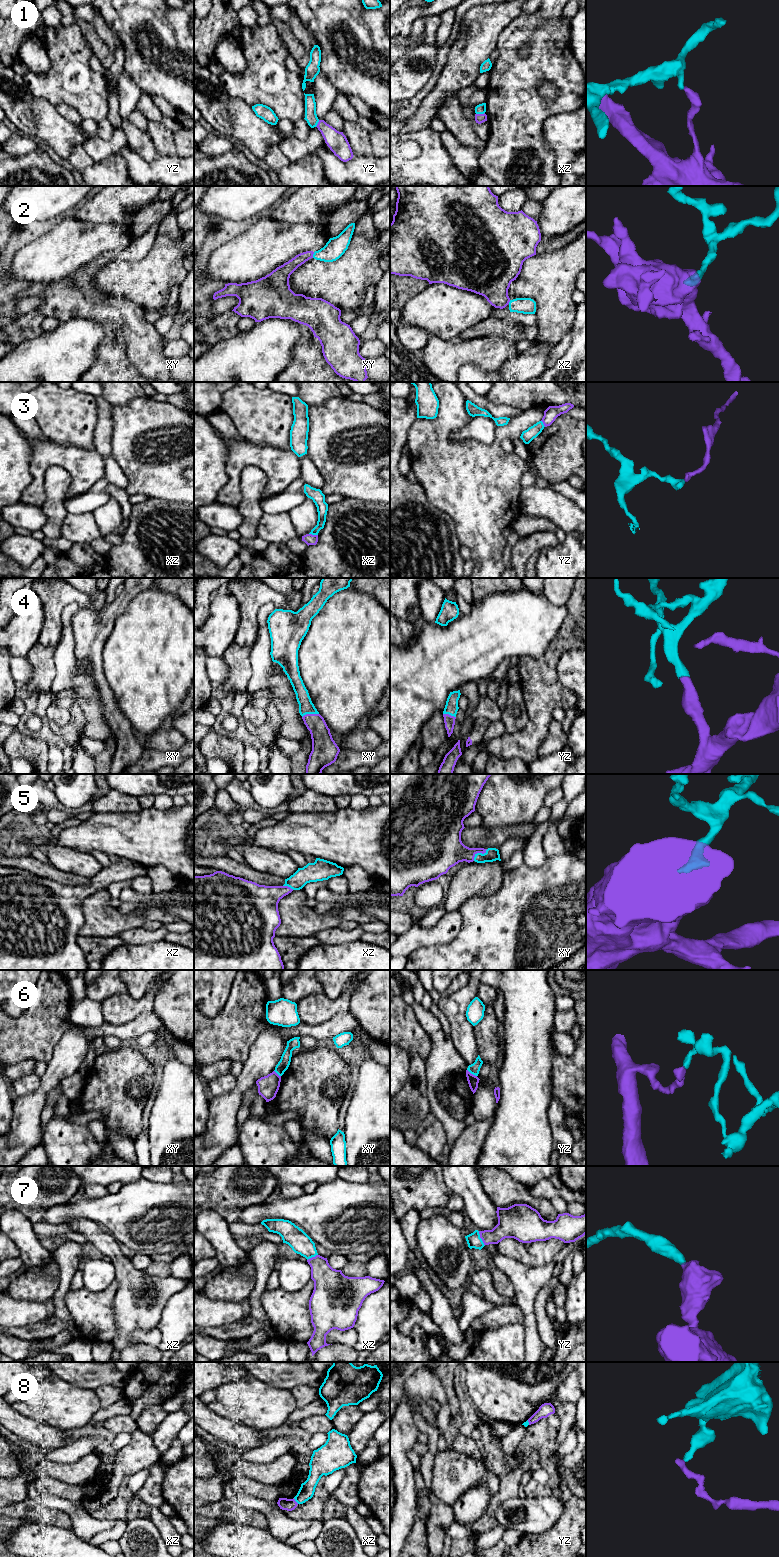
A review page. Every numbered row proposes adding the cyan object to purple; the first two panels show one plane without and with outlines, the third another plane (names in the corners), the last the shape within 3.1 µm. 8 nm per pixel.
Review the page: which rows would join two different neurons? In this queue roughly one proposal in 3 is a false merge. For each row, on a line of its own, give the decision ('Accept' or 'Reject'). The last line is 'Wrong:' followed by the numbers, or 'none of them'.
1: Reject
2: Accept
3: Reject
4: Accept
5: Accept
6: Reject
7: Accept
8: Reject
Wrong: 1, 3, 6, 8

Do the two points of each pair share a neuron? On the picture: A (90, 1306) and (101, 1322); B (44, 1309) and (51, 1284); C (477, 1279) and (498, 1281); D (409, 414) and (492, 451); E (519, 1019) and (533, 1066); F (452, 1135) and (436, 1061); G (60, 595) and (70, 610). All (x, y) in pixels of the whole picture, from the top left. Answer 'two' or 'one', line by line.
A: one
B: two
C: two
D: two
E: one
F: one
G: two

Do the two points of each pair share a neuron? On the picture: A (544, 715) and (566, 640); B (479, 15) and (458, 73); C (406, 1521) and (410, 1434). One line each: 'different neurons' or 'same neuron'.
A: same neuron
B: same neuron
C: same neuron

